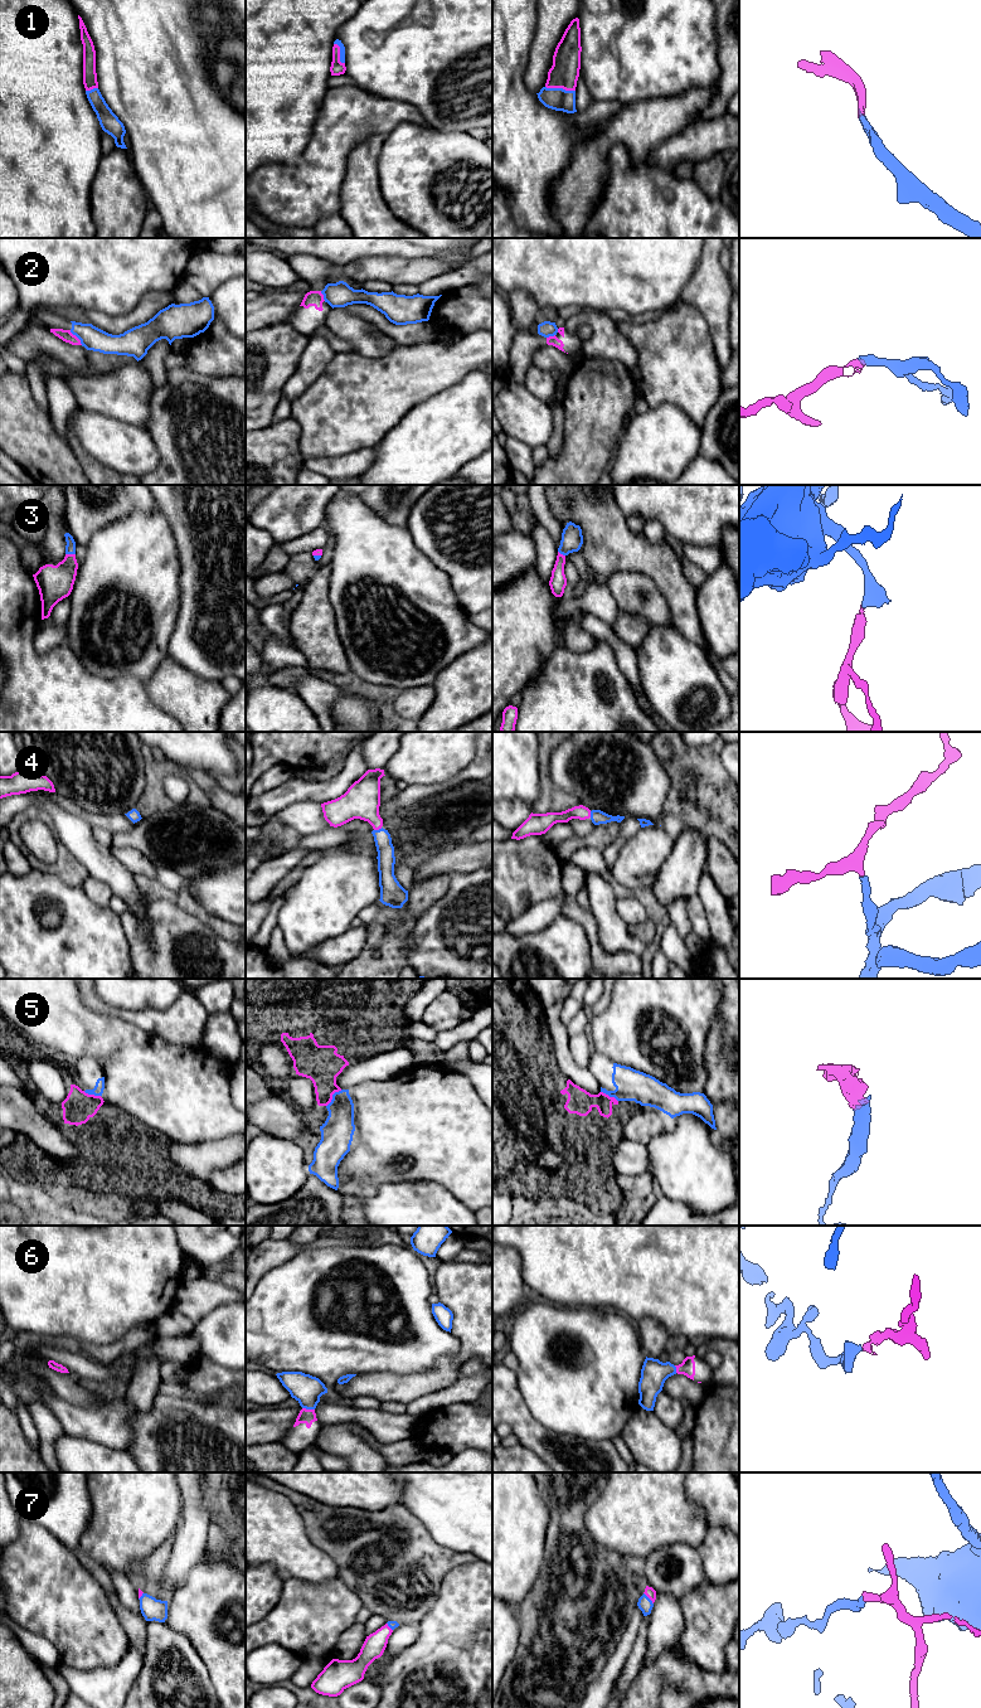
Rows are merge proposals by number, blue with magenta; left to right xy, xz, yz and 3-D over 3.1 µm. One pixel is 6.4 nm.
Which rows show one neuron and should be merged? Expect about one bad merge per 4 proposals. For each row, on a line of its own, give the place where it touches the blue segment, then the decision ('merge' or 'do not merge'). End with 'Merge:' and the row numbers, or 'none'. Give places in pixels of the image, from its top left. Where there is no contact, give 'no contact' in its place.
1: contact yz (561, 88); merge
2: contact xy (77, 336); do not merge
3: contact xy (71, 553); merge
4: contact xz (379, 829); merge
5: contact xz (333, 1096); do not merge
6: contact xz (309, 1408); merge
7: contact yz (649, 1599); merge
Merge: 1, 3, 4, 6, 7

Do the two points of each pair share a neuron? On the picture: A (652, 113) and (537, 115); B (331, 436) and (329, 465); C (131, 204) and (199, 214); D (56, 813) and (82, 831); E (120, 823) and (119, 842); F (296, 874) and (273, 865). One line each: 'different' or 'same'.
A: different
B: different
C: different
D: same
E: different
F: different

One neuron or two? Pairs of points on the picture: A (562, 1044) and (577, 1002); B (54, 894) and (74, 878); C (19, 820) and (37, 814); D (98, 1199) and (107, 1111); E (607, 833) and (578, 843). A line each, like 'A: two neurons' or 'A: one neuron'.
A: two neurons
B: two neurons
C: one neuron
D: one neuron
E: one neuron

